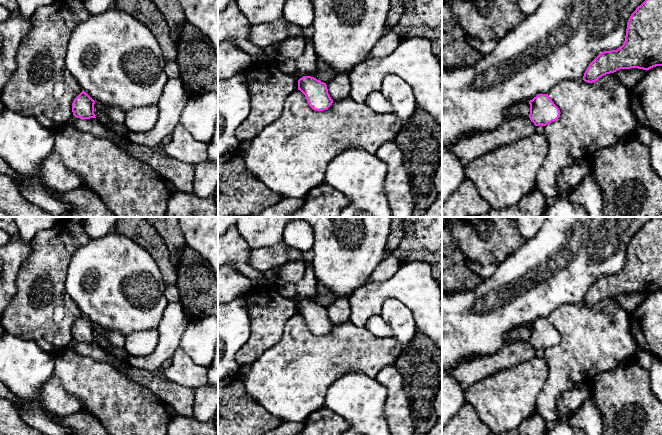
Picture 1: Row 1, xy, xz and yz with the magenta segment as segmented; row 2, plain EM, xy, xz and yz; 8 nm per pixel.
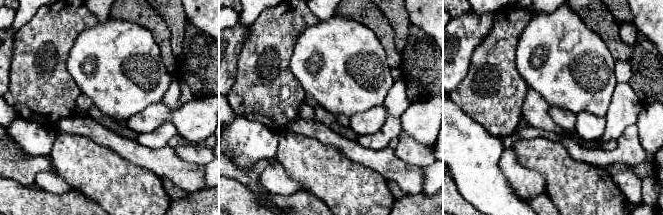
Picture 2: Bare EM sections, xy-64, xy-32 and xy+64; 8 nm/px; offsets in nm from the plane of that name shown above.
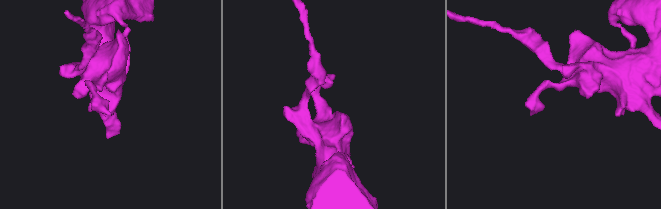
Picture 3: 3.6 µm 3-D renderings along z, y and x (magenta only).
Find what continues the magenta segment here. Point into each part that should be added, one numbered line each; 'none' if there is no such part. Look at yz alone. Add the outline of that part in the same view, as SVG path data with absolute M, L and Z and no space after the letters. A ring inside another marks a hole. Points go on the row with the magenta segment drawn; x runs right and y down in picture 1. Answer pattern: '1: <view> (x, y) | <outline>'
none

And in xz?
none

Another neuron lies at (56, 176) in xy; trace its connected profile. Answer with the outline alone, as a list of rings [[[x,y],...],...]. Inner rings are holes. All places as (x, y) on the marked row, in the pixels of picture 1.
[[[53,151],[44,160],[41,178],[49,189],[61,194],[85,187],[81,176],[63,164],[59,155]]]

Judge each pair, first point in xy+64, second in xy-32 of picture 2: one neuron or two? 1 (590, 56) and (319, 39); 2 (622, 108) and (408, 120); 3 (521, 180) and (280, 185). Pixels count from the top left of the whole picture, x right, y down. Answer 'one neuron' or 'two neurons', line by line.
1: one neuron
2: two neurons
3: one neuron

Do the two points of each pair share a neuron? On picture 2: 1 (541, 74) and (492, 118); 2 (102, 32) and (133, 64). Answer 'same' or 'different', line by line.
1: different
2: same

